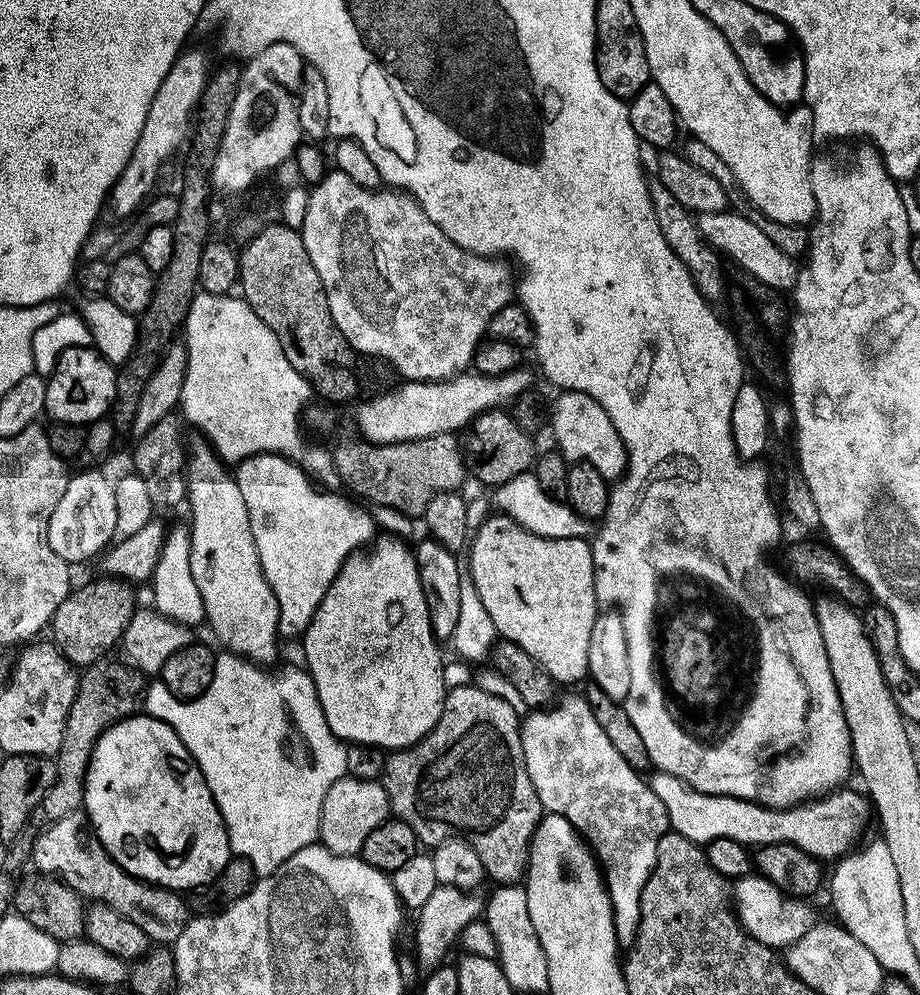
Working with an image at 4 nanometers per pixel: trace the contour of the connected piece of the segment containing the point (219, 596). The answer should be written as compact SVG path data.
M203 439L196 440L186 452L186 493L187 507L192 507L192 524L190 523L190 574L194 586L198 586L198 594L204 603L206 624L224 643L229 652L251 660L257 666L268 666L276 656L276 640L280 630L280 607L278 598L266 582L262 574L262 566L258 558L258 550L254 546L254 534L250 530L250 518L246 510L246 502L242 498L242 490L238 490L235 479L230 475L213 447Z

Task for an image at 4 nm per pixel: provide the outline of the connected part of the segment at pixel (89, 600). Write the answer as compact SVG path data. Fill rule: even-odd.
M109 576L100 578L94 583L84 585L81 589L75 587L52 615L50 625L52 642L63 656L78 668L89 667L103 659L109 653L107 652L109 648L114 648L123 639L125 628L136 609L136 602L134 602L134 596L130 590L132 588L127 583Z

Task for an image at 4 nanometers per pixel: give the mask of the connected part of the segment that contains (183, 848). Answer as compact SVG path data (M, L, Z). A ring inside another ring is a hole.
M147 714L127 716L124 720L109 726L97 739L93 752L90 754L88 769L85 772L82 812L93 833L100 840L100 844L110 854L110 858L114 858L114 862L118 862L118 866L122 866L122 870L126 870L131 876L137 876L138 879L144 880L148 884L159 884L162 888L173 890L191 890L200 884L209 884L215 880L216 875L227 866L230 859L228 831L224 825L222 814L206 786L206 778L200 773L199 766L192 760L191 754L188 753L175 730L169 724L164 724Z

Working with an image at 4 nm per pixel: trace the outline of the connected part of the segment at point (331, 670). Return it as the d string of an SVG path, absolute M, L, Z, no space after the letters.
M382 536L367 550L360 550L349 556L347 562L340 568L340 573L334 578L330 590L326 590L318 610L312 615L312 623L302 634L305 660L303 663L306 665L306 671L312 677L316 687L316 697L322 706L322 714L326 718L330 730L340 741L347 742L349 745L367 746L369 749L399 750L417 744L438 722L438 718L444 709L446 683L444 684L444 664L440 661L441 645L430 626L430 614L426 606L426 598L422 594L420 571L416 565L413 549L411 547L407 548L400 540L391 540L388 536Z

